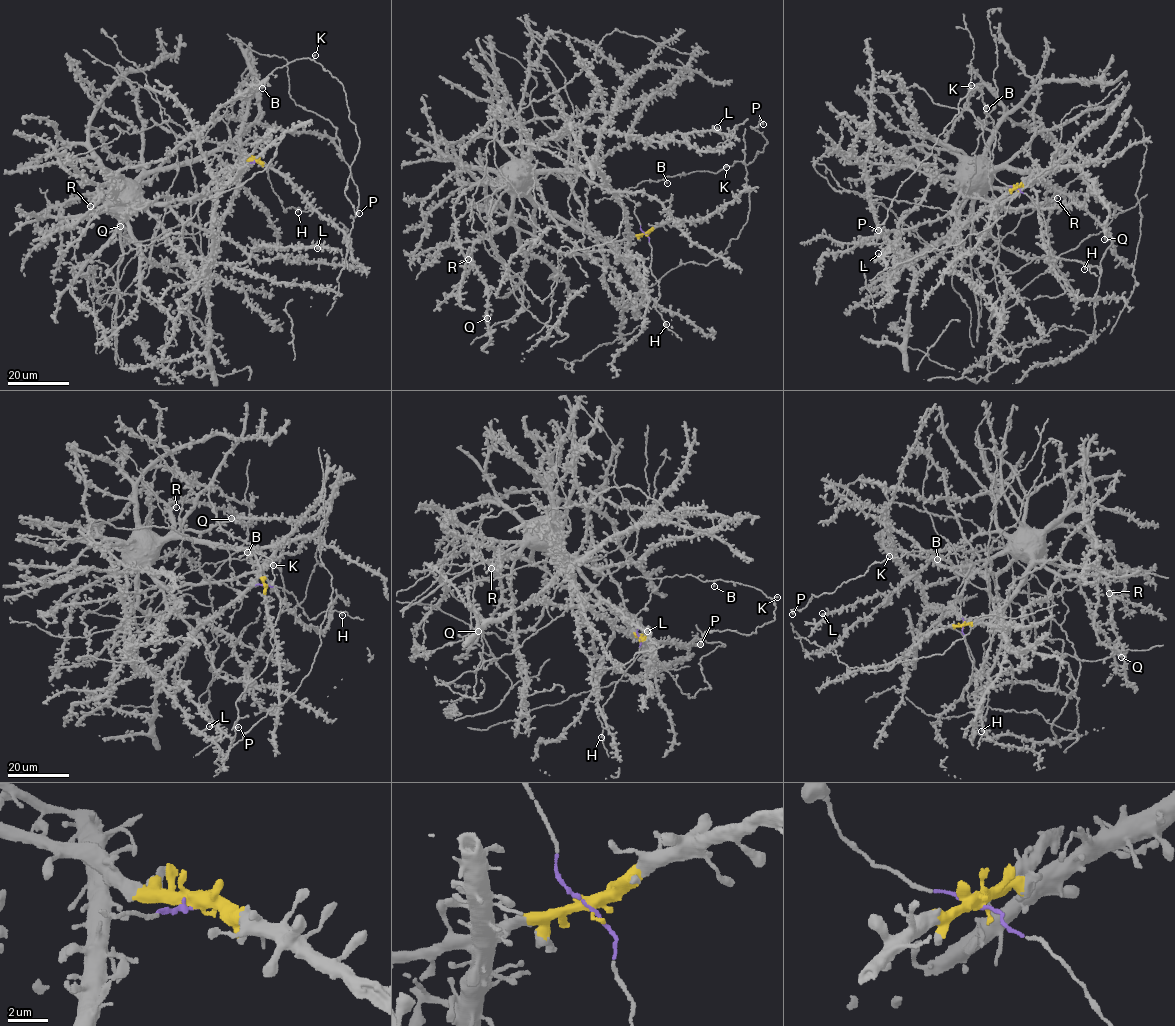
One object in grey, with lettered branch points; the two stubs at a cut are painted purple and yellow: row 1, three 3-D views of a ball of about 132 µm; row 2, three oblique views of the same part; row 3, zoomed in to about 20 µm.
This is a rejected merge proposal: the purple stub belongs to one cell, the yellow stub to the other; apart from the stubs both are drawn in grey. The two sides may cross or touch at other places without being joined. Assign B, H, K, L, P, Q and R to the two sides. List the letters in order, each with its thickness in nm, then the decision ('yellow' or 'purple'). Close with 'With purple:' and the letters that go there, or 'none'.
B: 260 nm thick; purple
H: 200 nm thick; purple
K: 320 nm thick; purple
L: 300 nm thick; yellow
P: 360 nm thick; purple
Q: 360 nm thick; yellow
R: 400 nm thick; yellow
With purple: B, H, K, P

